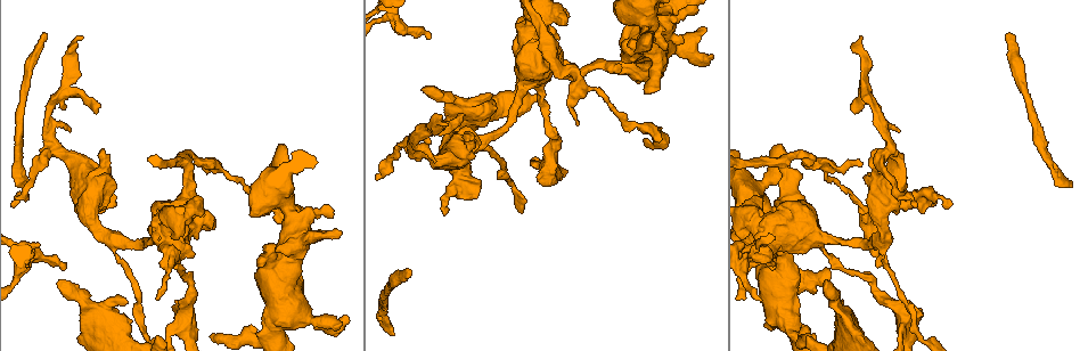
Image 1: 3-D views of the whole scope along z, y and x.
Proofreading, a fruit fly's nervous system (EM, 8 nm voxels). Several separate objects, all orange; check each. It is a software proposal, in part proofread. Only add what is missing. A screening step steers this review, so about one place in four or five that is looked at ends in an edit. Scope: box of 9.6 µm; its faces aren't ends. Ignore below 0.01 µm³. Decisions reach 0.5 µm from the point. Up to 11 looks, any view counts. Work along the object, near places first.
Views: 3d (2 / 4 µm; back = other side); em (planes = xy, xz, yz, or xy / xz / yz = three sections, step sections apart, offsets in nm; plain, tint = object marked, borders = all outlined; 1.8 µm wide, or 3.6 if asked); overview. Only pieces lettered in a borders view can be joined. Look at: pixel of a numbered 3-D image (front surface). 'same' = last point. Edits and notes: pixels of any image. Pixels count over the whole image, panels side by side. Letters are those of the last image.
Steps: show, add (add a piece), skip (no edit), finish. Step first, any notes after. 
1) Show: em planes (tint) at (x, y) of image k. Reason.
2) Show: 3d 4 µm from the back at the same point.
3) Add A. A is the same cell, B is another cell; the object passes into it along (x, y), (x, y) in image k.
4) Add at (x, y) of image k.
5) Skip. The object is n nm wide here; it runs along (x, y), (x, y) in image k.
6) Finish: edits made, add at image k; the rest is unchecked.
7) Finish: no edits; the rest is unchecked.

Show: em 3.6 µm xy step 4 (borders) at (62, 268) of image 1. Free end.

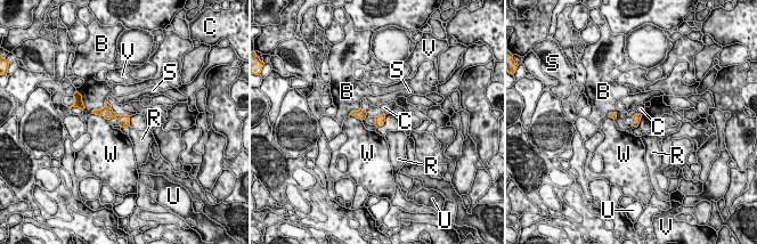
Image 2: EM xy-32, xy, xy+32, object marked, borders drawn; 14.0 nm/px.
Show: em 3.6 µm planes (borders) at the same point. Cut it another way.

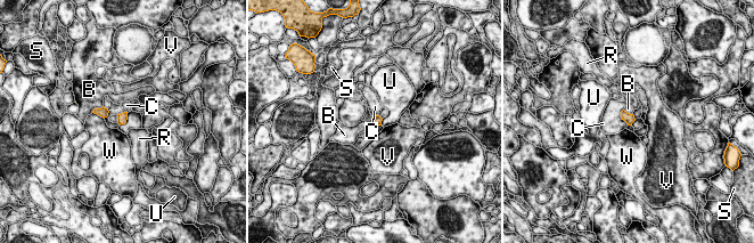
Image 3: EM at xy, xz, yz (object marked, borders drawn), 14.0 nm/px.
Skip. The object is 130 nm wide here; the longest contact is with C, 240 nm; B, C, R, S, U, V and W are other cells; none of them fits.

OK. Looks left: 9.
Show: 3d 4 µm at (155, 339) of image 1.

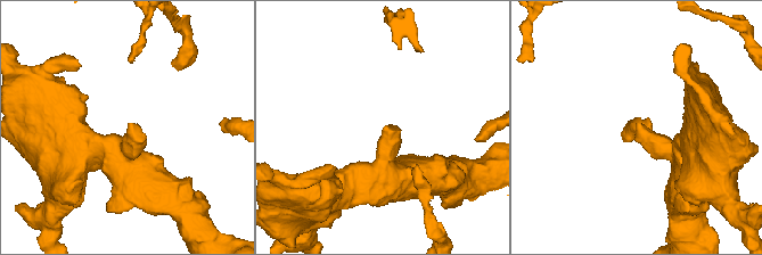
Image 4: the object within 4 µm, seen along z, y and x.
Show: em 3.6 µm xz step 4 (plain) at (132, 125) of image 4. Need the tissue.

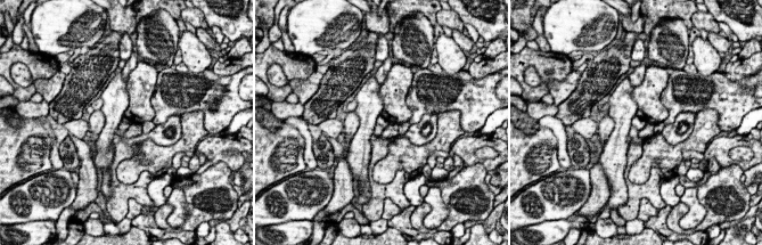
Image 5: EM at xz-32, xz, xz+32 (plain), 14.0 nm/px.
Show: em 3.6 µm xz step 4 (borders) at the same point. See the neighbours.

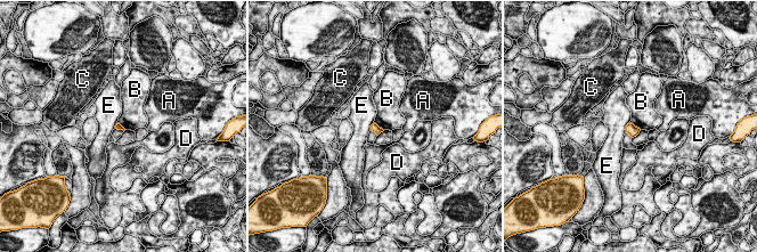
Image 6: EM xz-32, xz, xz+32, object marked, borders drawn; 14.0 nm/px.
Skip. A, B, C, D and E are other cells; a border runs along (631, 122), (641, 129) in image 6; no lettered piece goes on from it.

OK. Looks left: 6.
Show: em planes (borders) at (860, 37) of image 1. Free end.

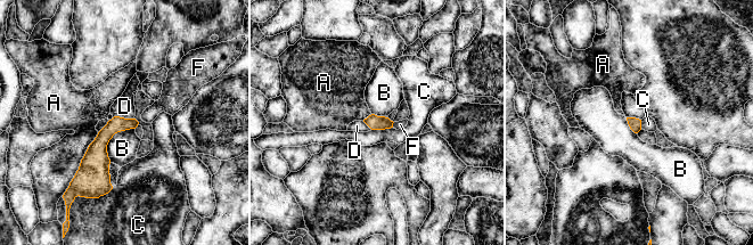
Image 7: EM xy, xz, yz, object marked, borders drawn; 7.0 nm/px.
Add F. F is the same cell, A, B, C and D are other cells; the object passes into it along (374, 122), (392, 124), (400, 124) in image 7; it goes on there.

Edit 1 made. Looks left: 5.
Show: 3d 4 µm at (100, 106) of image 1. An open end.

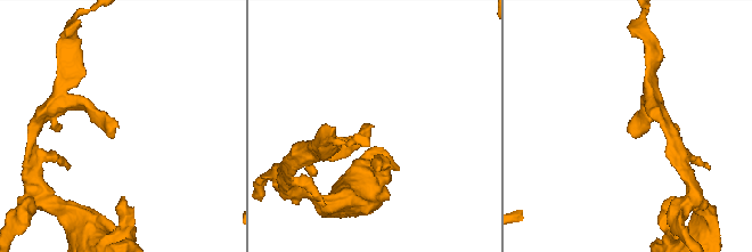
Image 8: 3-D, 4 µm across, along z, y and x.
Show: em planes (borders) at (632, 127) of image 8. Now the EM.

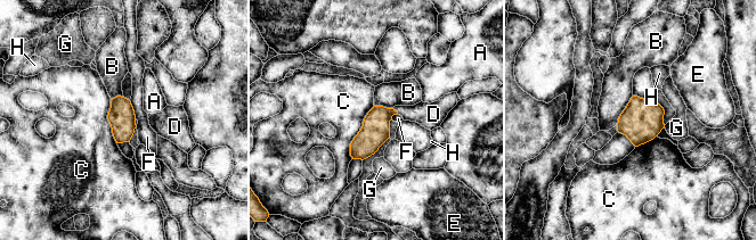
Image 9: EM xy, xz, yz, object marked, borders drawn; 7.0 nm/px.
Add D. D is the same cell, A, B, C, E, F, G and H are other cells; the object passes into it along (375, 131), (396, 110), (429, 115) in image 9; the neuron continues.

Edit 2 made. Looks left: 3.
Finish: edits made, add at image 7, add at image 9; the rest is unchecked.

